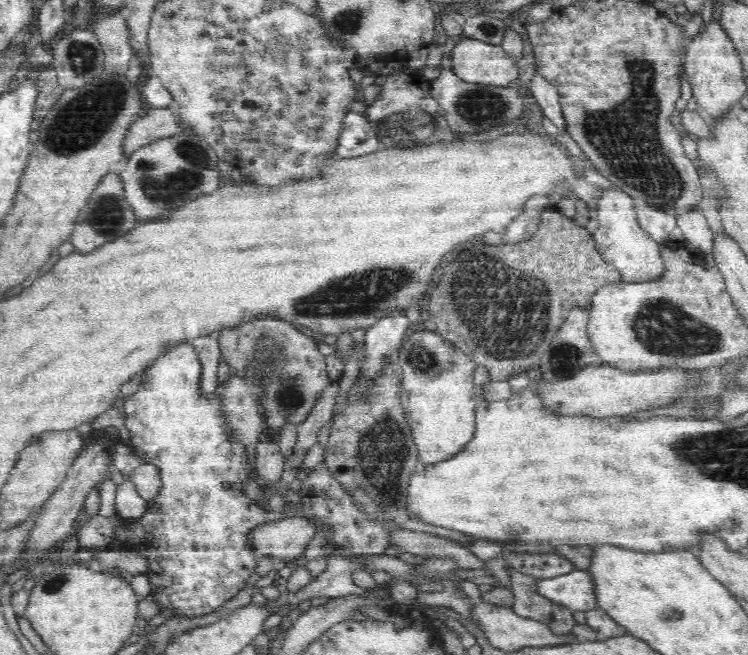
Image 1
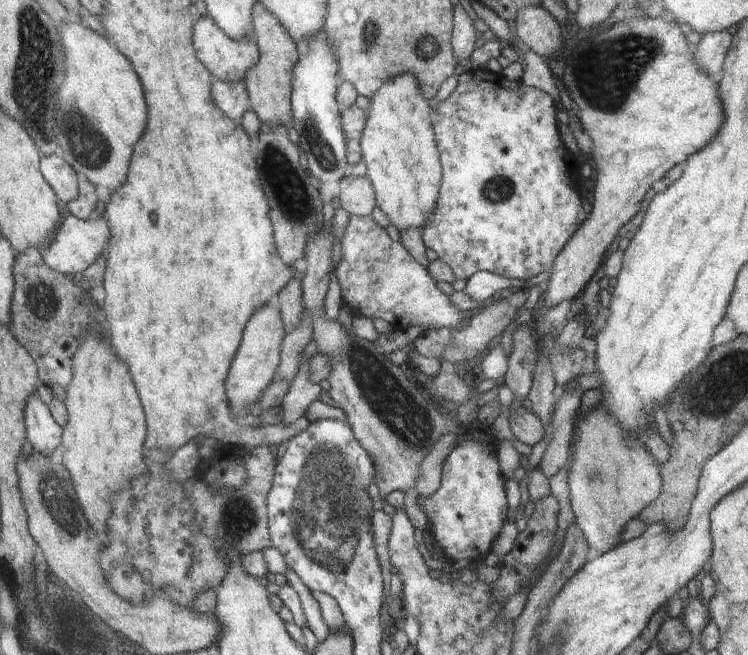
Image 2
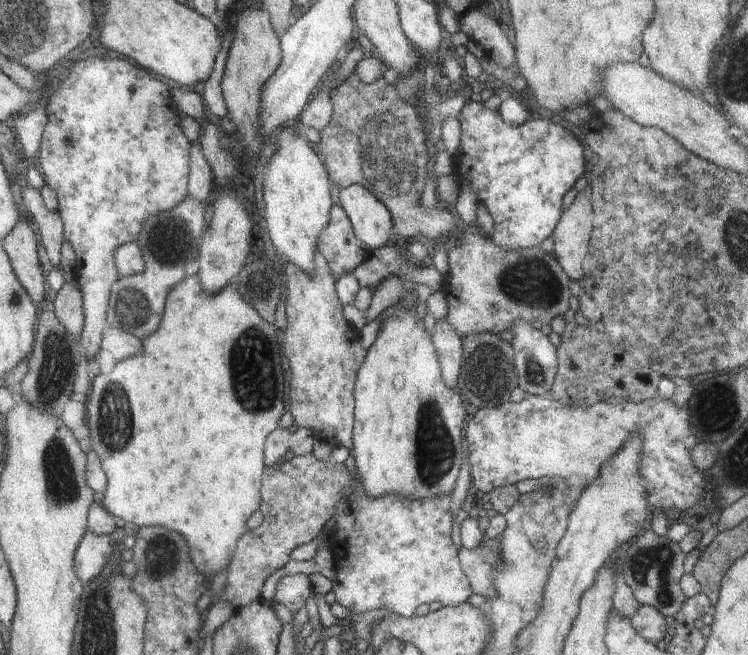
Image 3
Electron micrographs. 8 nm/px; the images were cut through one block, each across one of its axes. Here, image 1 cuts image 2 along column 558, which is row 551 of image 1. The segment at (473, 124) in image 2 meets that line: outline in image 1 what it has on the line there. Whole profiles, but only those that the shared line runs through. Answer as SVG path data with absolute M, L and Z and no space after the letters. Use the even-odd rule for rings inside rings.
M189 342L168 347L166 354L162 354L160 358L154 360L150 366L145 368L138 391L133 395L120 397L117 402L120 414L124 418L126 432L128 432L128 436L124 436L123 444L128 446L128 452L132 452L132 456L136 456L136 460L140 460L140 464L156 466L161 474L162 488L160 488L160 492L154 500L146 502L146 512L136 520L134 518L122 518L118 511L114 511L112 516L118 516L120 522L114 528L114 540L103 550L110 550L112 546L118 546L120 550L140 553L148 559L148 570L144 572L144 575L148 577L148 588L151 588L148 604L152 604L152 608L156 608L156 616L164 616L164 620L168 622L174 619L194 619L197 616L214 612L227 600L236 596L248 583L252 582L254 569L260 556L250 543L250 532L256 527L262 527L263 524L276 520L276 512L272 512L272 508L268 508L266 500L256 500L256 496L248 496L248 484L252 484L252 481L257 480L256 476L260 476L260 473L256 473L256 459L252 460L252 452L248 452L248 445L242 442L242 437L238 435L238 428L235 428L230 415L226 411L226 397L223 396L223 392L214 391L209 399L202 397L200 393L200 372L202 368L200 365L199 356Z

